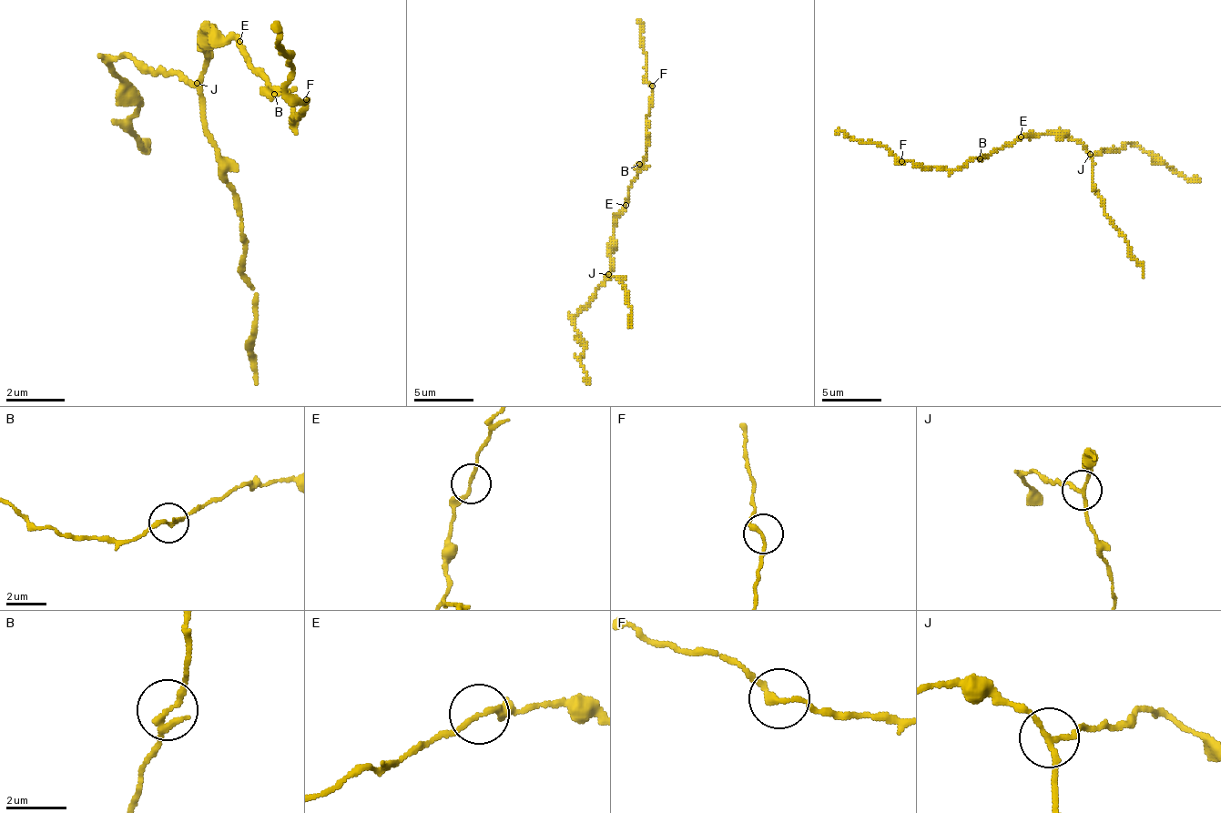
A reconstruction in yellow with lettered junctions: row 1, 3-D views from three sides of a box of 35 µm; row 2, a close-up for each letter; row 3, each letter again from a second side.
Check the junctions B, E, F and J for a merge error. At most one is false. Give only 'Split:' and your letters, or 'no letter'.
Split: J

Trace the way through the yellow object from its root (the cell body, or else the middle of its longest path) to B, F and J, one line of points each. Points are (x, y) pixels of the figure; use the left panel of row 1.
B: (239, 41), (239, 48), (247, 55), (247, 63), (276, 92)
F: (239, 41), (247, 63), (290, 99), (290, 122), (290, 115), (299, 115), (306, 99)
J: (239, 41), (225, 41), (218, 34), (210, 34), (203, 41), (203, 77), (195, 85)

